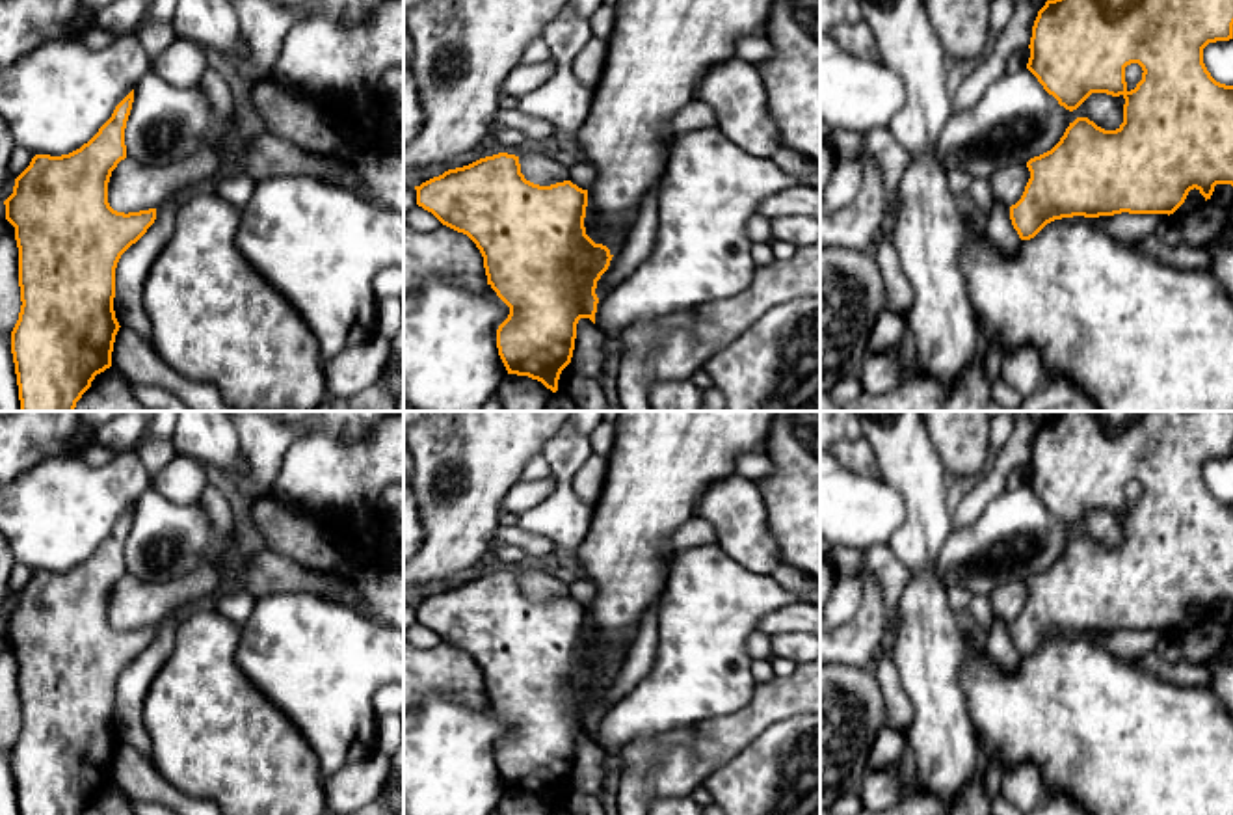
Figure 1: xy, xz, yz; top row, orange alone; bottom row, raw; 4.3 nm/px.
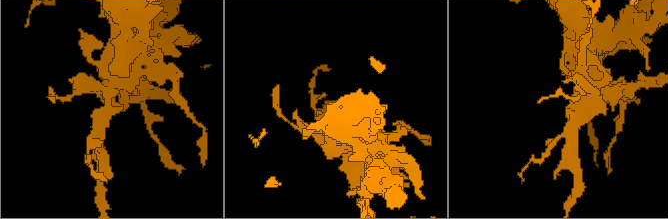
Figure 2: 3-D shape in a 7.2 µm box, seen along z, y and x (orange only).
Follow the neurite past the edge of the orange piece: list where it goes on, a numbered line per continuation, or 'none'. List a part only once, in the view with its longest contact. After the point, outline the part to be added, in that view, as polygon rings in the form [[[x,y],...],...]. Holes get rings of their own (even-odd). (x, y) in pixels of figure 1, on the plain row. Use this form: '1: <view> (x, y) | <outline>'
none

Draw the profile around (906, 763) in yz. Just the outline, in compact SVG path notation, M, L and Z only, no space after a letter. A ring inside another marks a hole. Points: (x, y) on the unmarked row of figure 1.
M906 744L898 763L898 782L900 782L900 789L898 789L898 802L908 800L915 791L911 787L913 780L915 780L915 755L913 750L909 748L909 744Z

